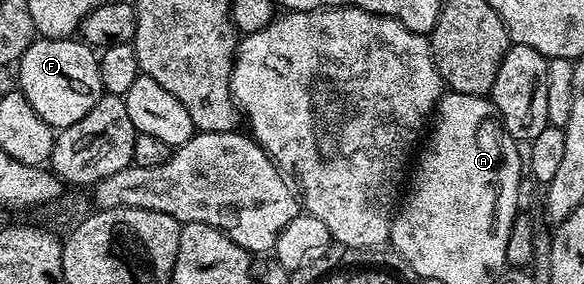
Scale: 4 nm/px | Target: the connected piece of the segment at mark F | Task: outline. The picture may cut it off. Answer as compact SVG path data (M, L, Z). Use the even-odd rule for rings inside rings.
M35 37L34 43L18 59L16 69L18 69L17 89L22 91L28 104L32 104L32 108L36 108L40 120L44 120L49 126L54 127L55 131L76 124L76 120L80 120L80 116L88 116L88 112L92 112L92 104L96 104L96 100L100 100L104 93L100 80L98 54L85 42L75 40L73 37Z

